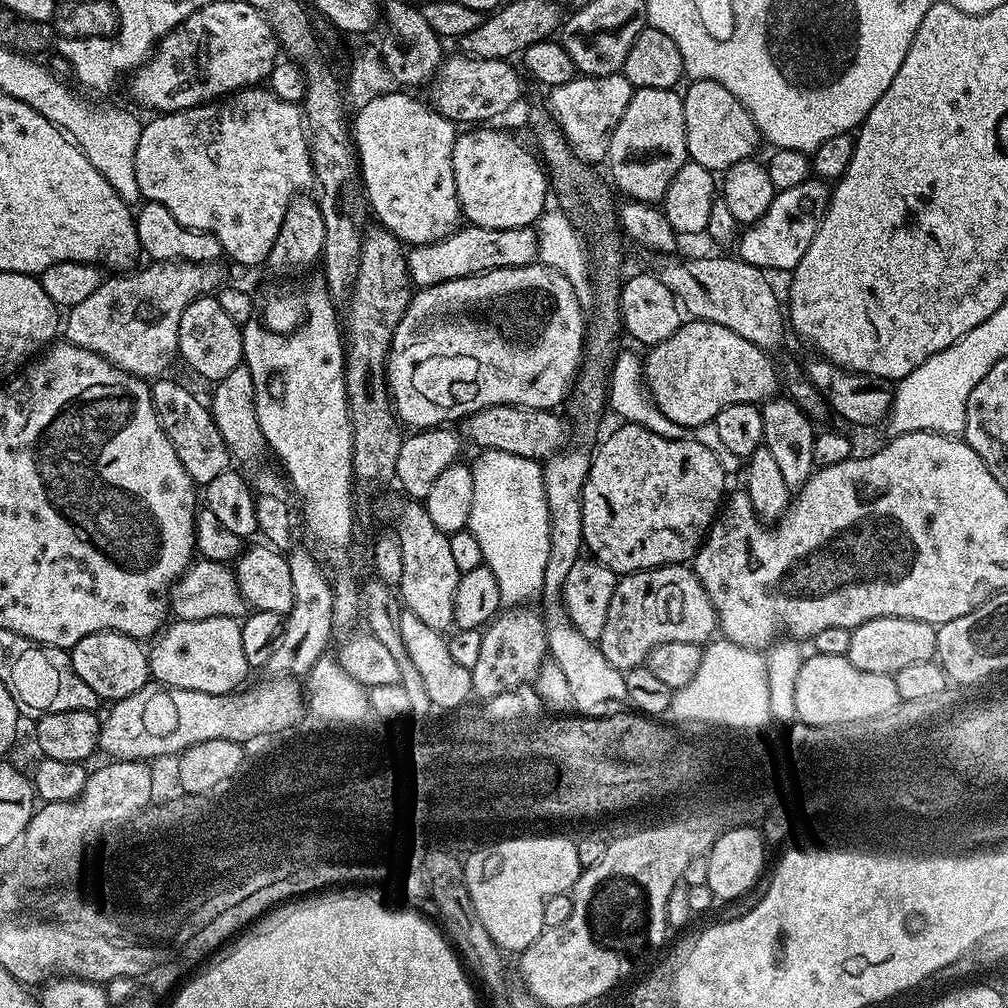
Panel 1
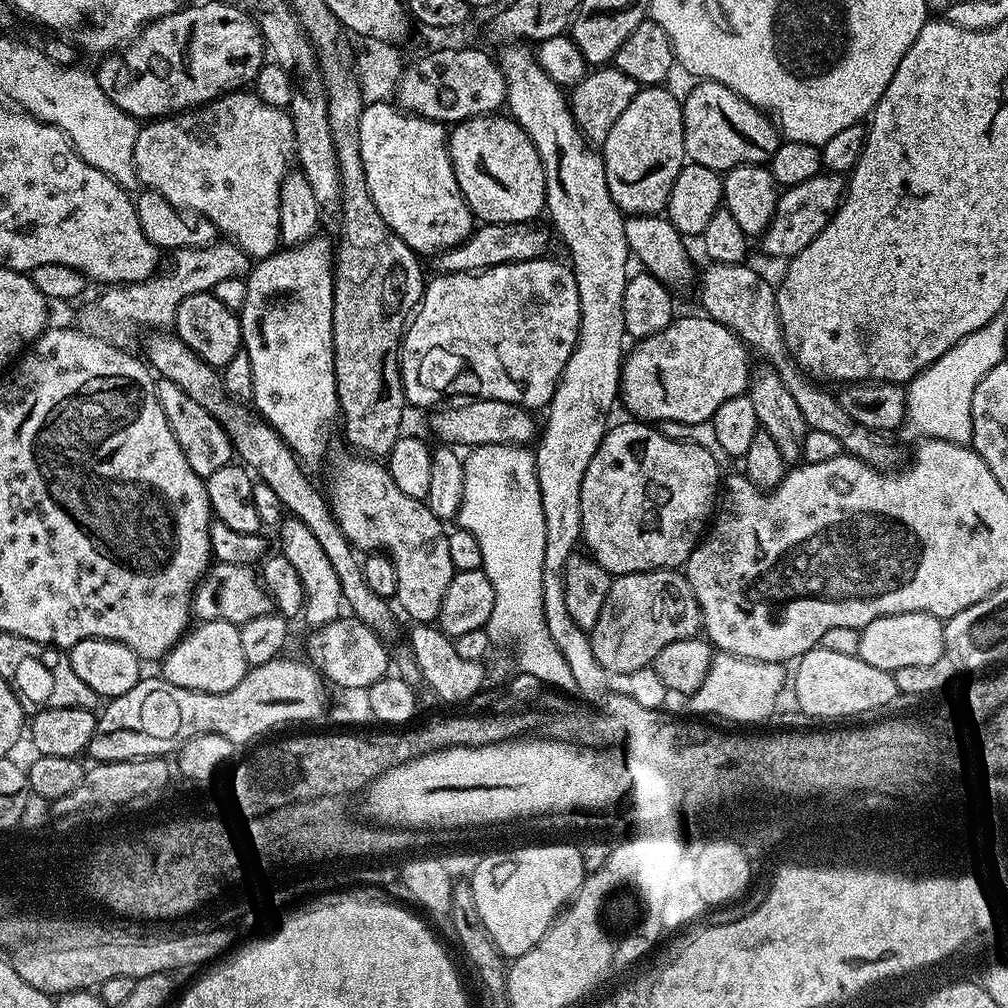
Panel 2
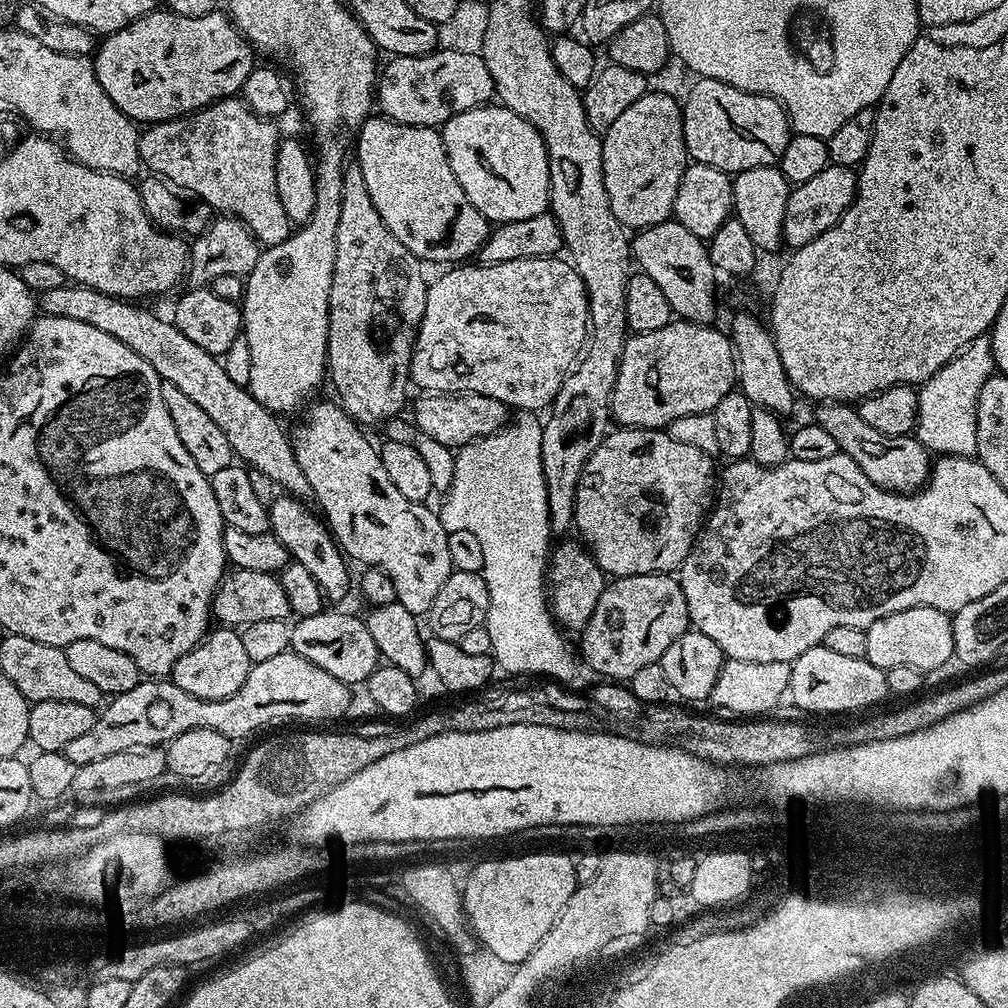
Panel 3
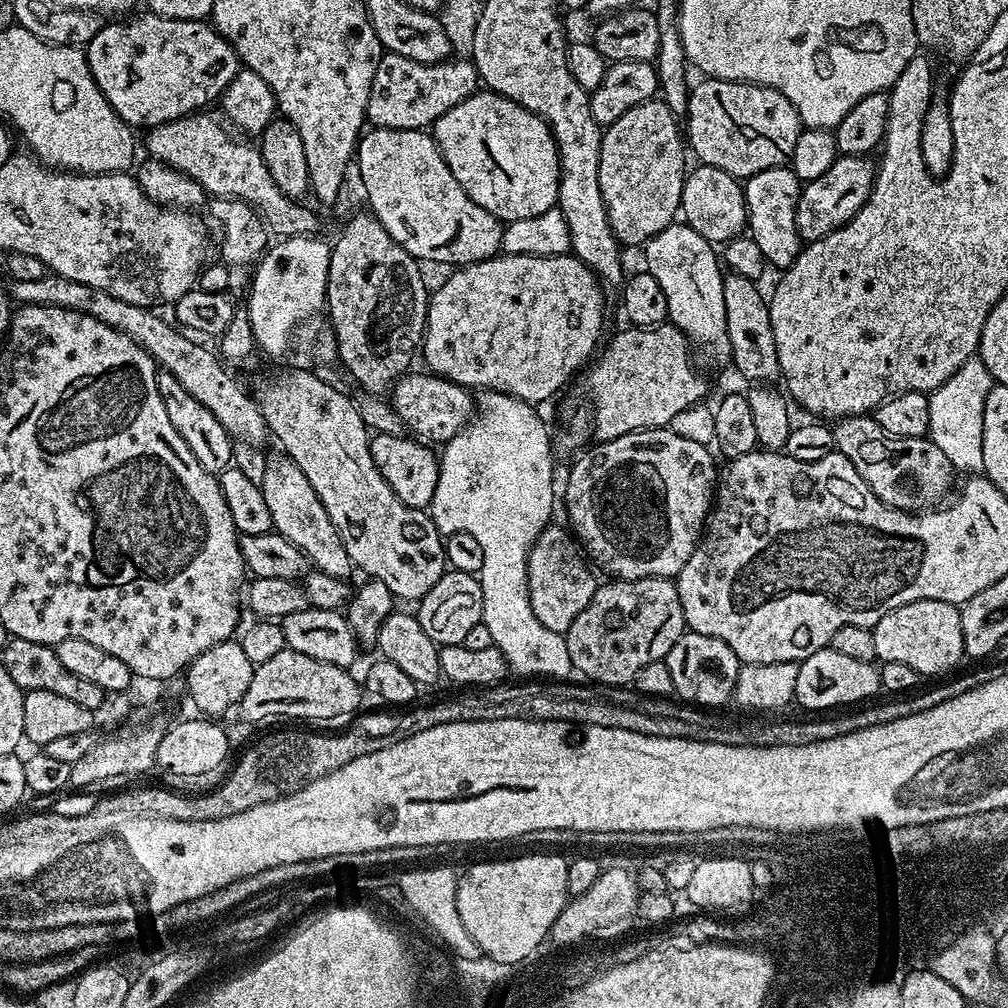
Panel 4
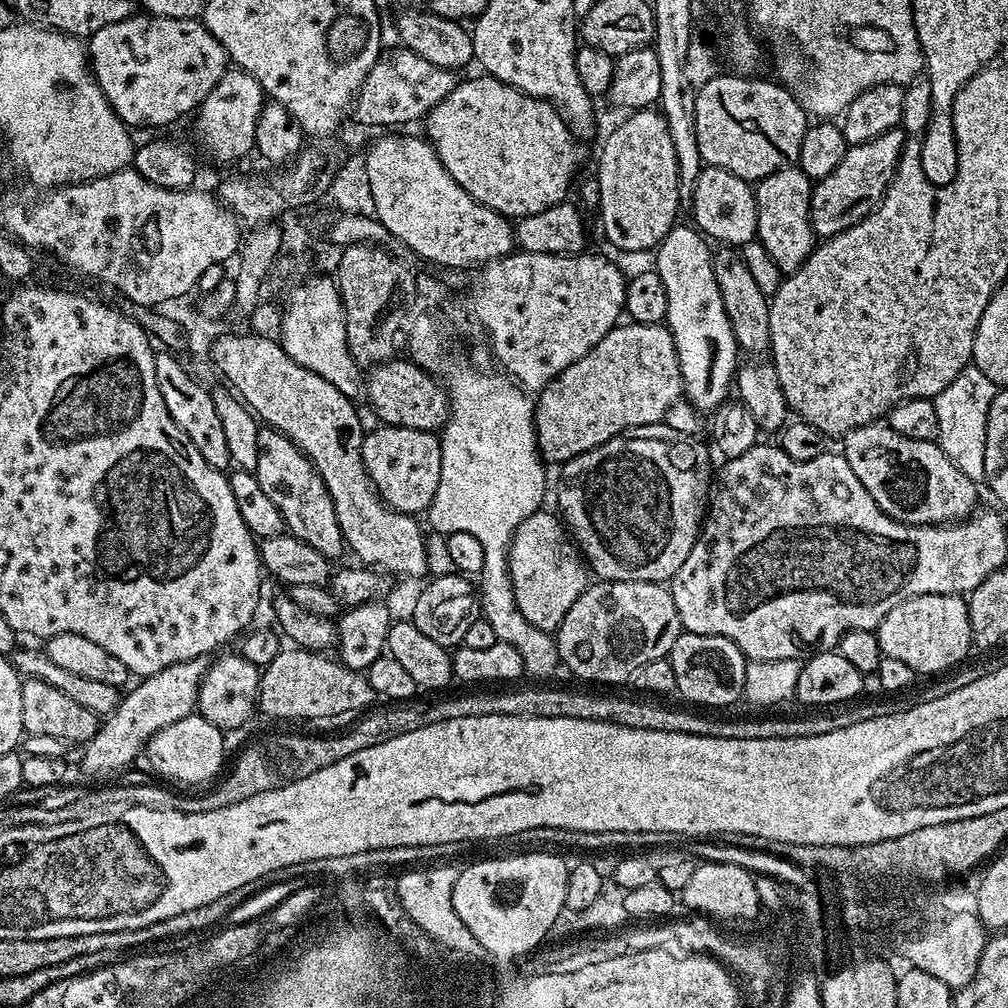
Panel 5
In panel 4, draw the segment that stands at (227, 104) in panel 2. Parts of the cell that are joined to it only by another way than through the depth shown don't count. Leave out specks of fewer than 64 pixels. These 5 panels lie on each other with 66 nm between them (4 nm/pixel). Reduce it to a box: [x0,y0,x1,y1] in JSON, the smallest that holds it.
[147,110,315,237]

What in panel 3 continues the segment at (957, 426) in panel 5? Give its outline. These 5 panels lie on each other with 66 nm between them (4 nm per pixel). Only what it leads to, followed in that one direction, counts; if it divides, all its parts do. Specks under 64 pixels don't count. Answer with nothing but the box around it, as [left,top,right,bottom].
[915,335,996,456]

